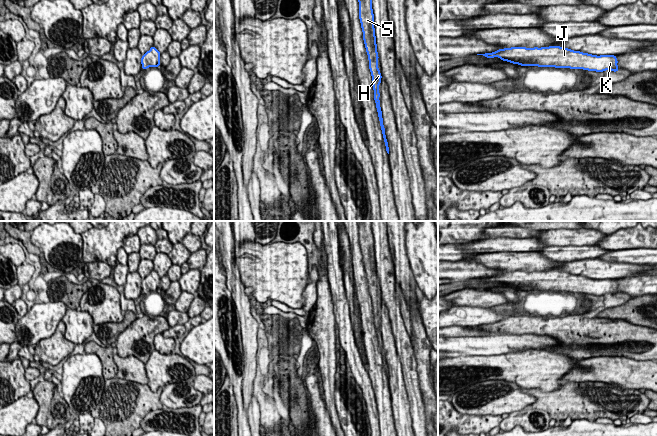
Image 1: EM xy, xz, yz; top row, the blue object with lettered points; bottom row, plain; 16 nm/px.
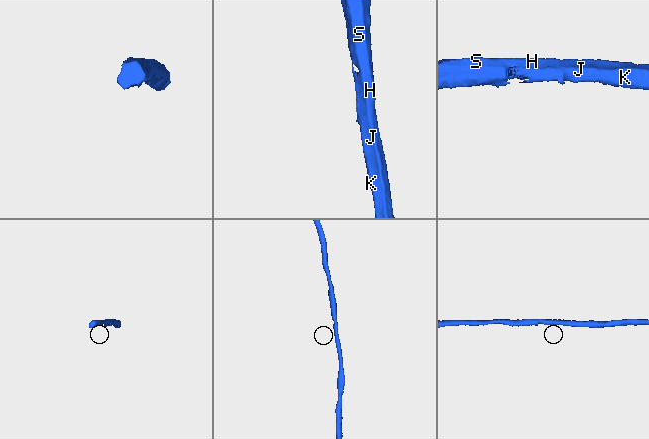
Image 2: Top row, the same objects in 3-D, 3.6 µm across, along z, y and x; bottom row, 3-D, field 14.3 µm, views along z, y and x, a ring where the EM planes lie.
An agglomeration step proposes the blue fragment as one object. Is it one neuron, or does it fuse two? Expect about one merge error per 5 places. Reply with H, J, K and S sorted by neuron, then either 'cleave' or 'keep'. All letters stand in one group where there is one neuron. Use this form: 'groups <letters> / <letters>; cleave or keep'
groups H J K S; keep

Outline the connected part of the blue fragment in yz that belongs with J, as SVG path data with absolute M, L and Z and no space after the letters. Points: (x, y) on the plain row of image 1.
M553 269L541 272L511 271L477 279L486 282L499 281L502 285L520 290L583 293L596 296L619 294L615 279L597 280Z

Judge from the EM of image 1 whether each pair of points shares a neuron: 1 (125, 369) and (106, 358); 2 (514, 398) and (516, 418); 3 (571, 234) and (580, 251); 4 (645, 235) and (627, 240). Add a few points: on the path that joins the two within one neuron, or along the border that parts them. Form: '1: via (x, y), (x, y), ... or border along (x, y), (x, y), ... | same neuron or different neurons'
1: border along (113, 354), (113, 360), (117, 368), (116, 376) | different neurons
2: border along (530, 405), (512, 411), (509, 414) | different neurons
3: border along (597, 245), (554, 246) | different neurons
4: via (641, 237), (631, 238) | same neuron

